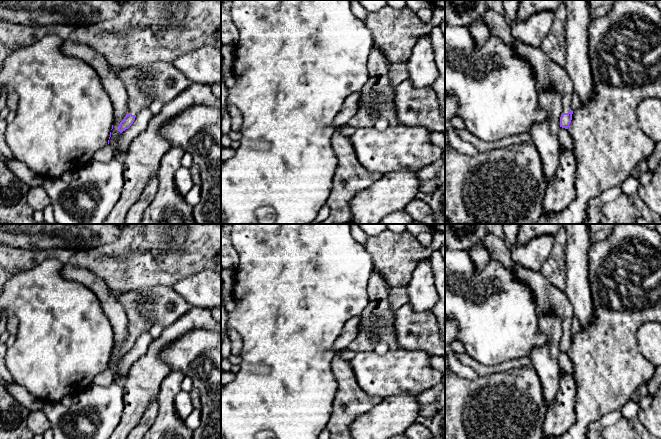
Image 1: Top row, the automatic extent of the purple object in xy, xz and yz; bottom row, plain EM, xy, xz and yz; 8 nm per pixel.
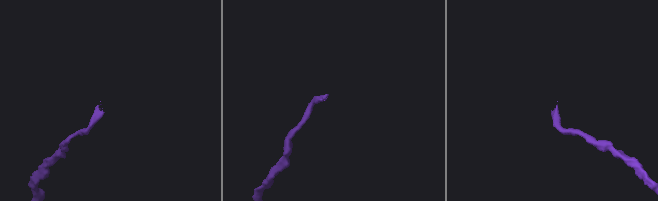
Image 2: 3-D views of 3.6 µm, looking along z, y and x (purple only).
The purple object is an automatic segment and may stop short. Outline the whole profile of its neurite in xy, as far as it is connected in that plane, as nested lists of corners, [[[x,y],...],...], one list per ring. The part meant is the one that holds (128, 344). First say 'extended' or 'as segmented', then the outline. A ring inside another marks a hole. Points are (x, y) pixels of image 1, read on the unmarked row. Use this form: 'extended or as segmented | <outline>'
extended | [[[164,285],[125,291],[118,300],[128,318],[128,337],[118,350],[120,357],[128,353],[137,337],[149,332],[155,323],[167,328],[191,308],[172,287]]]

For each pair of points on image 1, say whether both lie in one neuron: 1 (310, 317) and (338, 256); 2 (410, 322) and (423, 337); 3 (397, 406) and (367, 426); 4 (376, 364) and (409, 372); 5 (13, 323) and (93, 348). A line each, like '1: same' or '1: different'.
1: same
2: same
3: same
4: same
5: different

